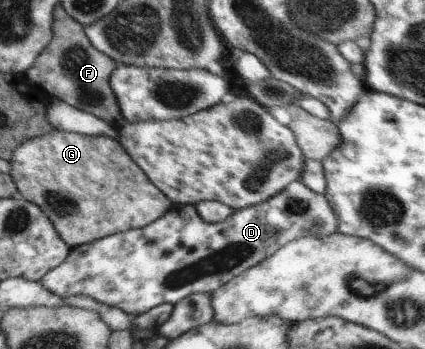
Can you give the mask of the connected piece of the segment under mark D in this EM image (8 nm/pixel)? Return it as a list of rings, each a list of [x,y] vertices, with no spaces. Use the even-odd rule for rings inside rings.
[[[298,179],[294,180],[294,185],[290,185],[290,189],[282,189],[282,193],[278,192],[257,206],[233,210],[228,219],[215,224],[206,222],[193,205],[174,205],[152,224],[115,233],[110,237],[101,237],[89,244],[73,248],[69,257],[48,272],[40,283],[61,298],[80,293],[92,297],[102,305],[121,309],[130,317],[140,316],[141,313],[149,312],[160,304],[174,305],[194,294],[211,294],[253,265],[260,264],[292,240],[308,235],[330,236],[336,231],[338,215],[332,203],[324,194],[312,191]]]

